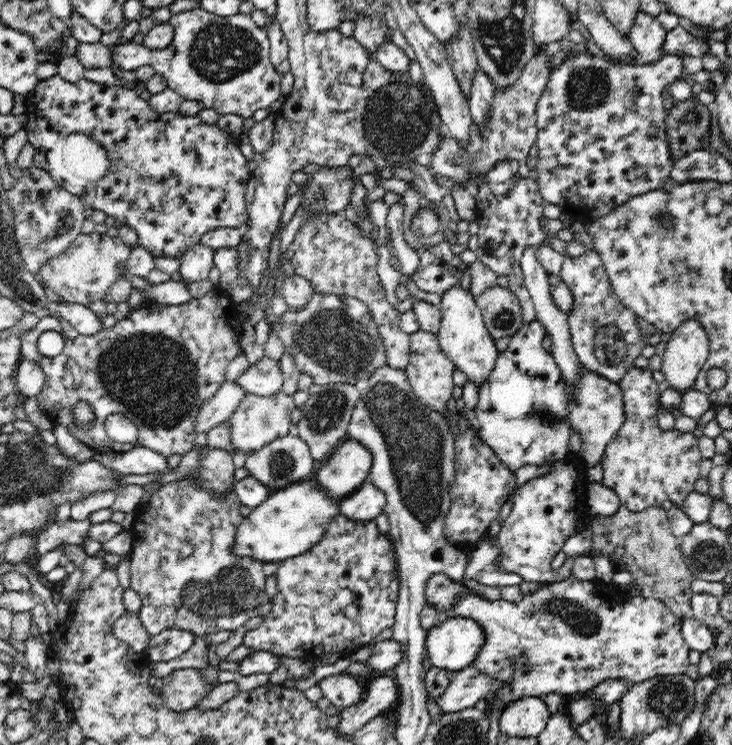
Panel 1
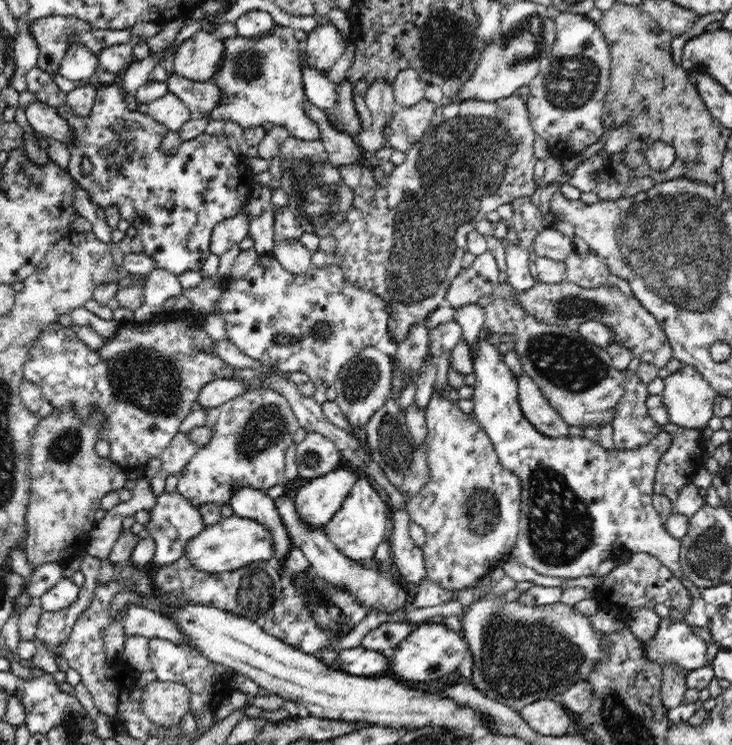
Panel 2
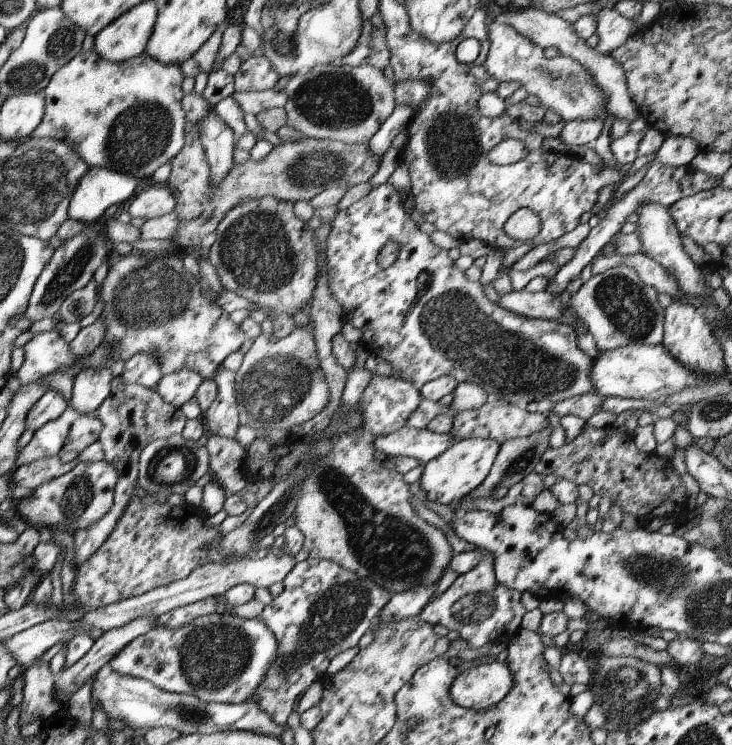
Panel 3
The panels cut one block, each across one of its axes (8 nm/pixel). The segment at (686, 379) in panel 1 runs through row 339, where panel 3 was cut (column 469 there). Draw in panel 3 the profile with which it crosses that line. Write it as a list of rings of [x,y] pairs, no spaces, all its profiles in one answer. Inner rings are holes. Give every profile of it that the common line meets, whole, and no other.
[[[505,662],[479,664],[463,670],[451,686],[451,698],[467,710],[487,710],[499,704],[513,688],[513,672]]]

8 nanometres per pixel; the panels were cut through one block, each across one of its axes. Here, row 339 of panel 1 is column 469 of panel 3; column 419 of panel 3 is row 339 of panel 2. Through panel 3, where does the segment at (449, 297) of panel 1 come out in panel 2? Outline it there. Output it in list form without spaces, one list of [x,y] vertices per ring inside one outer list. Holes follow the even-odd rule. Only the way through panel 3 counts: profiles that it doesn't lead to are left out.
[[[480,338],[468,344],[468,354],[474,366],[476,382],[474,388],[474,418],[482,426],[482,430],[490,436],[490,442],[500,458],[500,464],[516,474],[522,482],[522,518],[520,518],[520,532],[516,546],[512,550],[514,560],[520,564],[536,570],[540,576],[558,576],[558,578],[580,578],[580,576],[594,576],[598,566],[604,560],[620,560],[624,554],[646,552],[648,556],[658,558],[676,580],[688,592],[690,604],[684,614],[684,622],[692,628],[710,628],[710,618],[706,616],[706,600],[702,598],[702,588],[698,588],[682,570],[680,570],[680,550],[682,544],[676,540],[664,526],[664,518],[652,504],[654,498],[654,476],[662,454],[668,450],[672,438],[670,434],[658,434],[650,446],[630,452],[608,452],[600,448],[600,442],[590,442],[588,438],[576,436],[562,436],[562,438],[548,438],[526,420],[522,408],[518,404],[518,378],[506,366],[502,352],[496,344]]]

